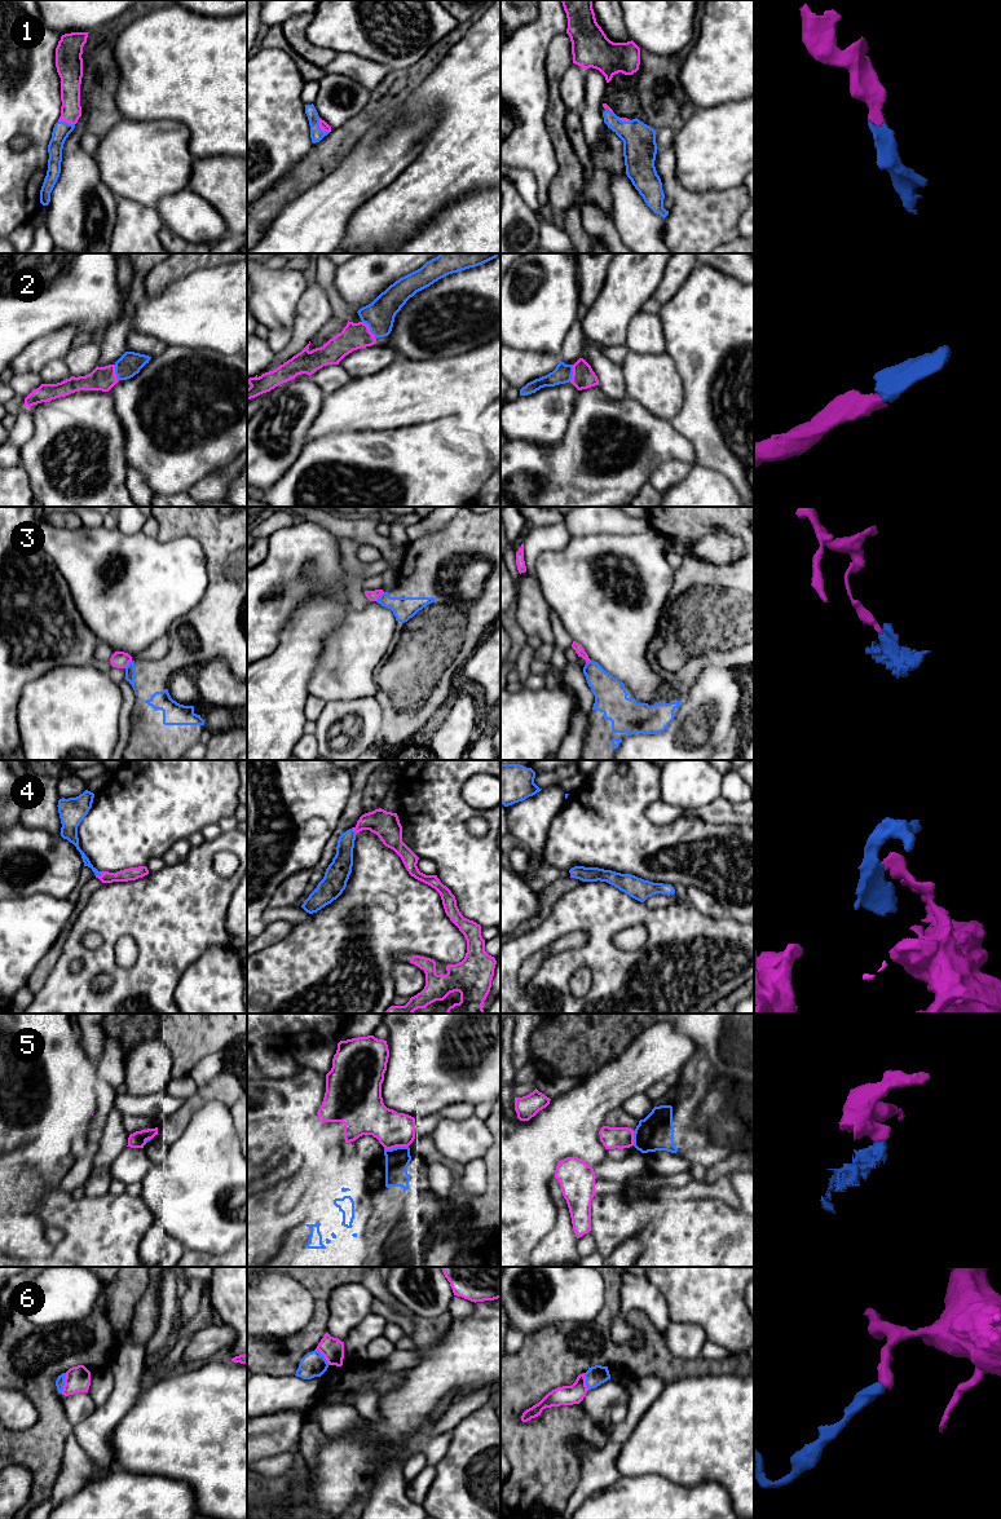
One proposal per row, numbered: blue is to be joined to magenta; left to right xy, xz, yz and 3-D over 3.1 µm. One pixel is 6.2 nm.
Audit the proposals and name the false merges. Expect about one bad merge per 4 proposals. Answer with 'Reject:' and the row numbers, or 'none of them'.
Reject: 3, 5, 6

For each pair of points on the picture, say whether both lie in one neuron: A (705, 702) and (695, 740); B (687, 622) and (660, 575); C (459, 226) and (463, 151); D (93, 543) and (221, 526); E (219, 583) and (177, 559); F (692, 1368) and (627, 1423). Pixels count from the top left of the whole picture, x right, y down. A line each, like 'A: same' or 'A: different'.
A: same
B: different
C: different
D: different
E: different
F: different

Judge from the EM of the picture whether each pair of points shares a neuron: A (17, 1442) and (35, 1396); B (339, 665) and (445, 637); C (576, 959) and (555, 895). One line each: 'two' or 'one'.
A: one
B: two
C: two

